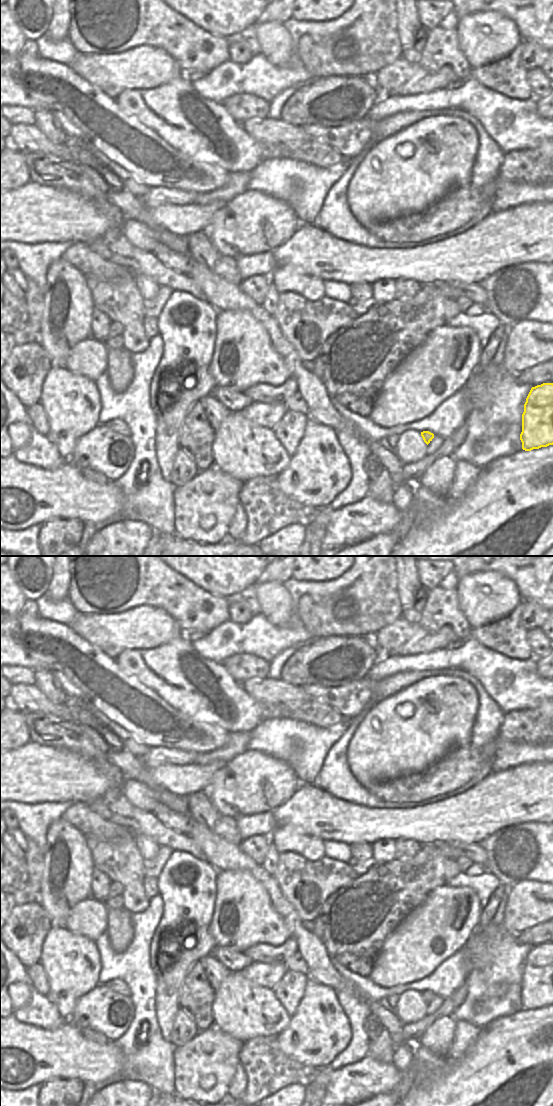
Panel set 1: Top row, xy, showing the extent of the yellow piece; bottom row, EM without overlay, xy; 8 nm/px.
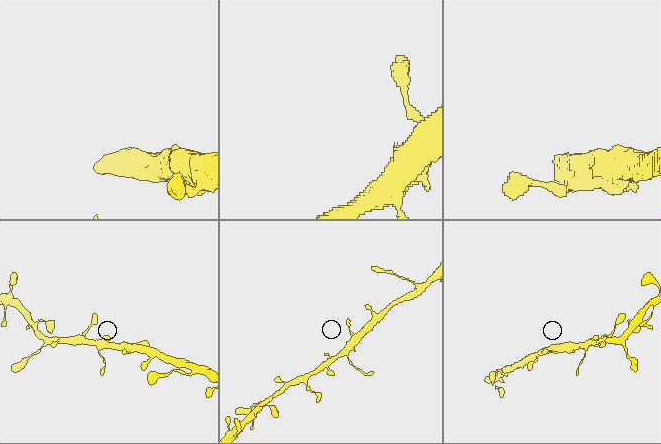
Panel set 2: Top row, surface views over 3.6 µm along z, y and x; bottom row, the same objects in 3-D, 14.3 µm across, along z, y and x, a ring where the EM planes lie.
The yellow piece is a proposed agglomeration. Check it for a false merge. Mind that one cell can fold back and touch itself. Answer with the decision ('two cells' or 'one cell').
one cell

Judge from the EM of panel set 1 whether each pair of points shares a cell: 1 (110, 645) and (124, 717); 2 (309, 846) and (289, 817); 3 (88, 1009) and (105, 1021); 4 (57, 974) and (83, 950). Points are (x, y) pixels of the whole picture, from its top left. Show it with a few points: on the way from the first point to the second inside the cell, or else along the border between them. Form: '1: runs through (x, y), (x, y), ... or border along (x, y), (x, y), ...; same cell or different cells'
1: border along (93, 645), (115, 659); different cells
2: border along (276, 824), (294, 824), (314, 837); different cells
3: runs through (92, 1010), (101, 1017); same cell
4: runs through (64, 969), (78, 957); same cell

